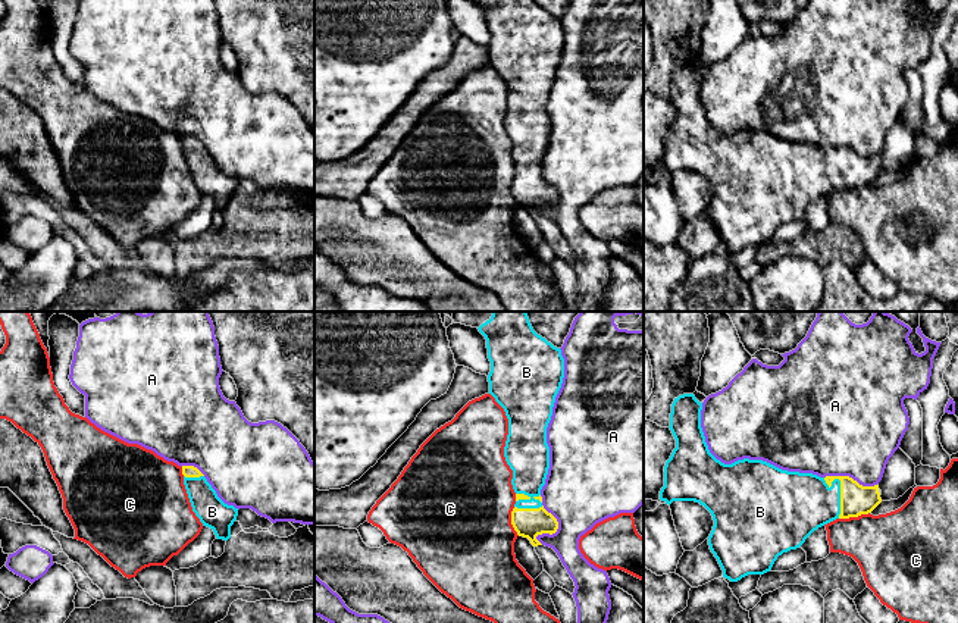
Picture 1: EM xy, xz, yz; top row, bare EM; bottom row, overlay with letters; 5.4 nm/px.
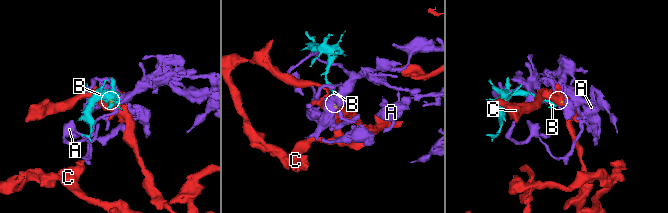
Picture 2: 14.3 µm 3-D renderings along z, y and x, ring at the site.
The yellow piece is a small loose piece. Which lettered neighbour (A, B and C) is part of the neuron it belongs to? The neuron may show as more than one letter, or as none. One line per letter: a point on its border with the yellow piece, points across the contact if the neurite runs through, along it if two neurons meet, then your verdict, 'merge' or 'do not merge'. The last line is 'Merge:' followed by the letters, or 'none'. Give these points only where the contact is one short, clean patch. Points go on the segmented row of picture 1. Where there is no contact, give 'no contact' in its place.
A: xz (556, 531) | do not merge
B: yz (841, 491) | across yz (855, 500), (850, 500), (841, 491), (825, 500), (797, 503) | merge
C: yz (854, 516) | along yz (869, 512), (839, 519) | do not merge
Merge: B

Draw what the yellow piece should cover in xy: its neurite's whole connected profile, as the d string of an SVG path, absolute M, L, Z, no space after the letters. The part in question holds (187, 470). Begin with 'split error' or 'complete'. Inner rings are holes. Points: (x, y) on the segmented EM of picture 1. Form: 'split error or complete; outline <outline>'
split error; outline M182 466L184 485L192 507L203 526L210 527L217 539L231 538L231 526L237 520L238 508L225 504L194 466Z

